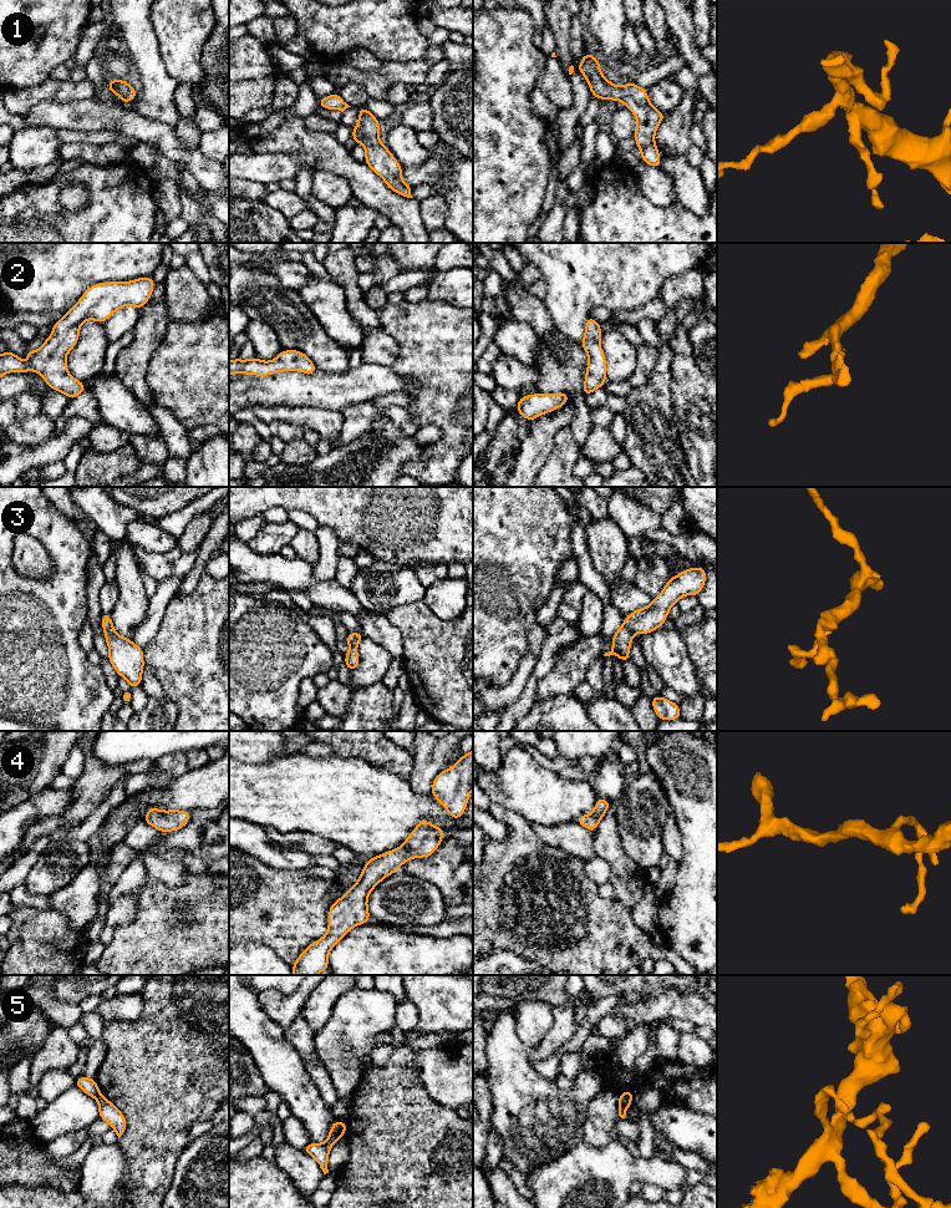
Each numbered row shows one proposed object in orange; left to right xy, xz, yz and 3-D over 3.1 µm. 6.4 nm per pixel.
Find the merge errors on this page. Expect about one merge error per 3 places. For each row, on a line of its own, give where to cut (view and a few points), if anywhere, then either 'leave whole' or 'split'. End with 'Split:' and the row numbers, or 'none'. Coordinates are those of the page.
1: no cut | leave whole
2: no cut | leave whole
3: no cut | leave whole
4: no cut | leave whole
5: xy (100, 1094), (96, 1099) | split
Split: 5

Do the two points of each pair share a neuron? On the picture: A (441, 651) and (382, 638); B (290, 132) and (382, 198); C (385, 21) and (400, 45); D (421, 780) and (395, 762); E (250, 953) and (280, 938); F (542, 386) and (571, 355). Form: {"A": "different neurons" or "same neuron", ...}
{"A": "different neurons", "B": "same neuron", "C": "same neuron", "D": "different neurons", "E": "different neurons", "F": "same neuron"}

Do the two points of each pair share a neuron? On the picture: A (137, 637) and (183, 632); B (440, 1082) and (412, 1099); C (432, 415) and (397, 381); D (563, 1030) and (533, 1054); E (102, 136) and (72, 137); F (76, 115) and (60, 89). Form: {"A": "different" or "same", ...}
{"A": "different", "B": "different", "C": "different", "D": "same", "E": "same", "F": "different"}

